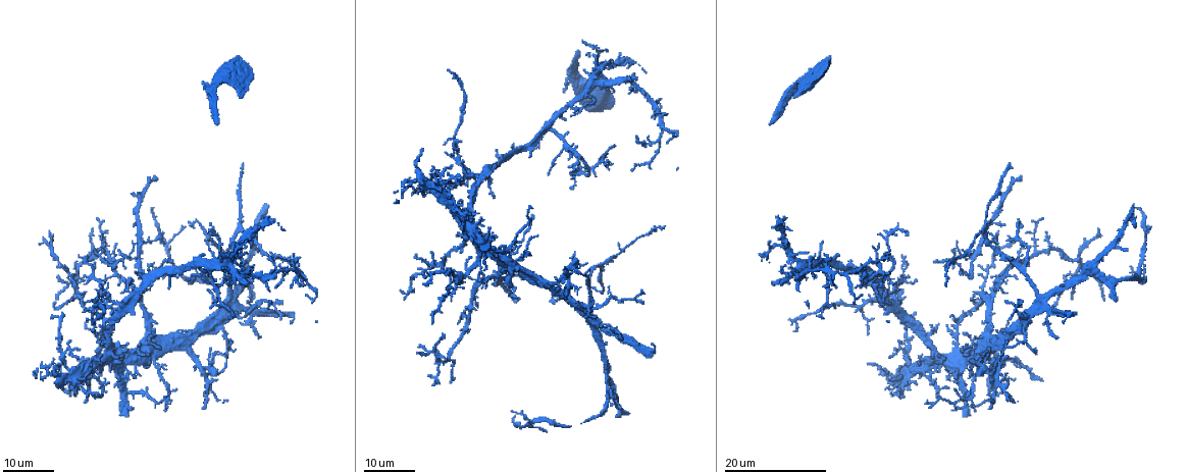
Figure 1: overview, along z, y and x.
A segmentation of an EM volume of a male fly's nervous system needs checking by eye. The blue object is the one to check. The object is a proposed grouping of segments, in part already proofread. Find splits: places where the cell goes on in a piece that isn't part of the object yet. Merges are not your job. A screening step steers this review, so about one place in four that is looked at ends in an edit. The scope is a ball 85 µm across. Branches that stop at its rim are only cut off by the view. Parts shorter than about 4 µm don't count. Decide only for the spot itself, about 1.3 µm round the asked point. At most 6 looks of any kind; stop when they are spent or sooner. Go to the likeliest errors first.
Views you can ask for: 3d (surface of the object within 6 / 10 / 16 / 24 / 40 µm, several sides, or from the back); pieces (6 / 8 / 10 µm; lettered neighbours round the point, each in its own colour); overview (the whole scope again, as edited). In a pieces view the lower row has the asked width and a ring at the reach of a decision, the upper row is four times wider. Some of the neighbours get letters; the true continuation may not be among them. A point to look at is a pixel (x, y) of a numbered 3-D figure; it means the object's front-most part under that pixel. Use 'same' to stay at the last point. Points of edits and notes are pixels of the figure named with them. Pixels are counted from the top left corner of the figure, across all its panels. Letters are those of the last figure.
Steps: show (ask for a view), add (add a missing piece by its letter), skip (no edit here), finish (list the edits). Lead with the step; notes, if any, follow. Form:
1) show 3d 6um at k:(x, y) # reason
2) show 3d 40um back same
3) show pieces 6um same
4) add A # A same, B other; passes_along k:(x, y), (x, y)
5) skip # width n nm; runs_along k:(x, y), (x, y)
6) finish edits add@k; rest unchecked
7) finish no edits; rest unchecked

show 3d 24um at 1:(610, 285) # tapers out

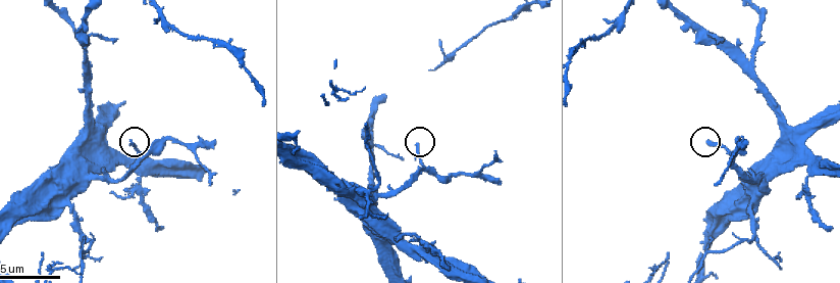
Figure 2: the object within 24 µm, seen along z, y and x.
show pieces 6um at 2:(707, 141)

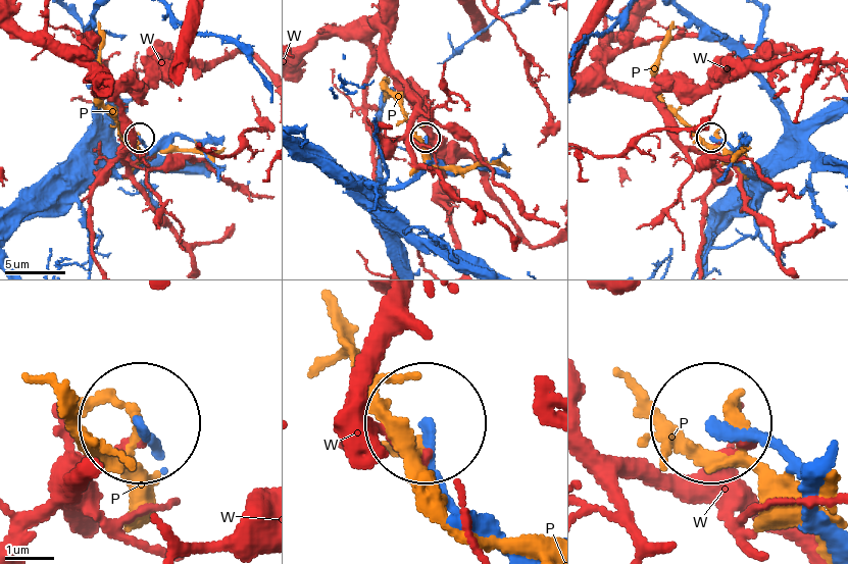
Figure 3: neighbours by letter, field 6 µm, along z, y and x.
skip # width 190 nm; P other, W other; none of them fits

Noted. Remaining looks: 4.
show 3d 24um at 1:(935, 260) # an open end

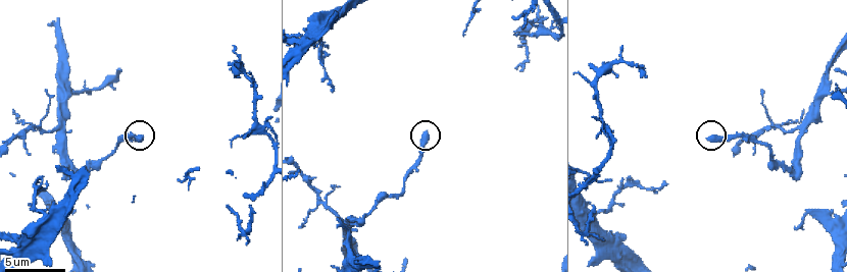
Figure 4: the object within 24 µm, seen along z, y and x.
show pieces 8um at 4:(424, 134)

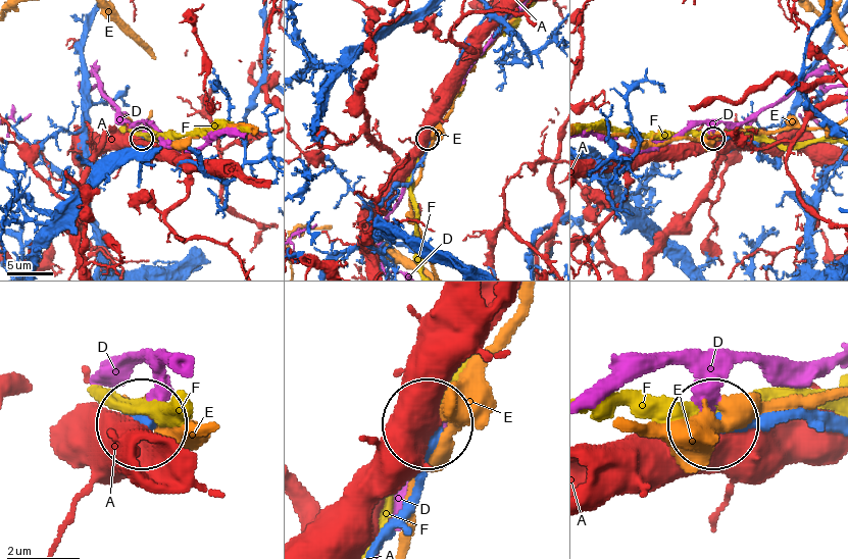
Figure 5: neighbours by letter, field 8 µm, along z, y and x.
skip # A other, D other, E other, F other; none of them fits

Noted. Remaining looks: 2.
show pieces 6um at 4:(663, 183) # tapers out

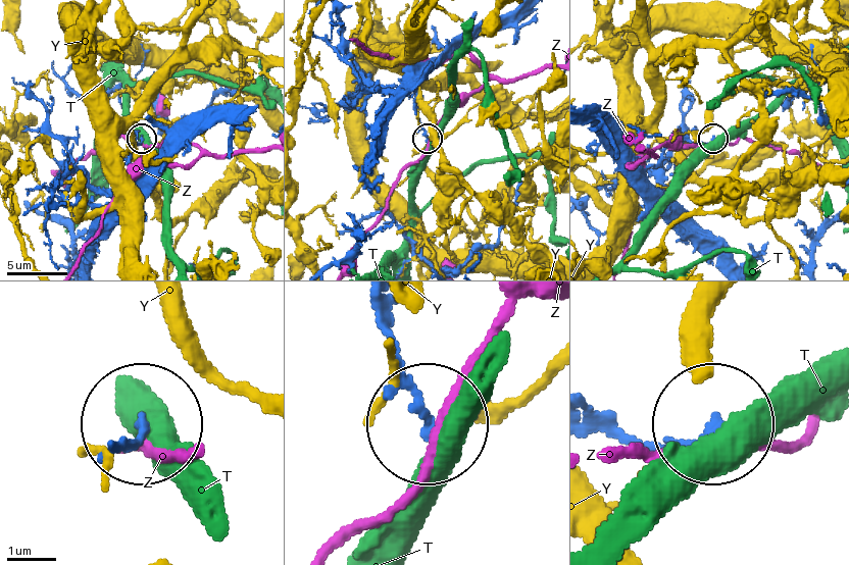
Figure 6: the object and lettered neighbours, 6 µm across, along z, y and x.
skip # width 150 nm; T other, Y other, Z other; no lettered piece goes on from it

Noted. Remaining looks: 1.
finish no edits; rest unchecked

